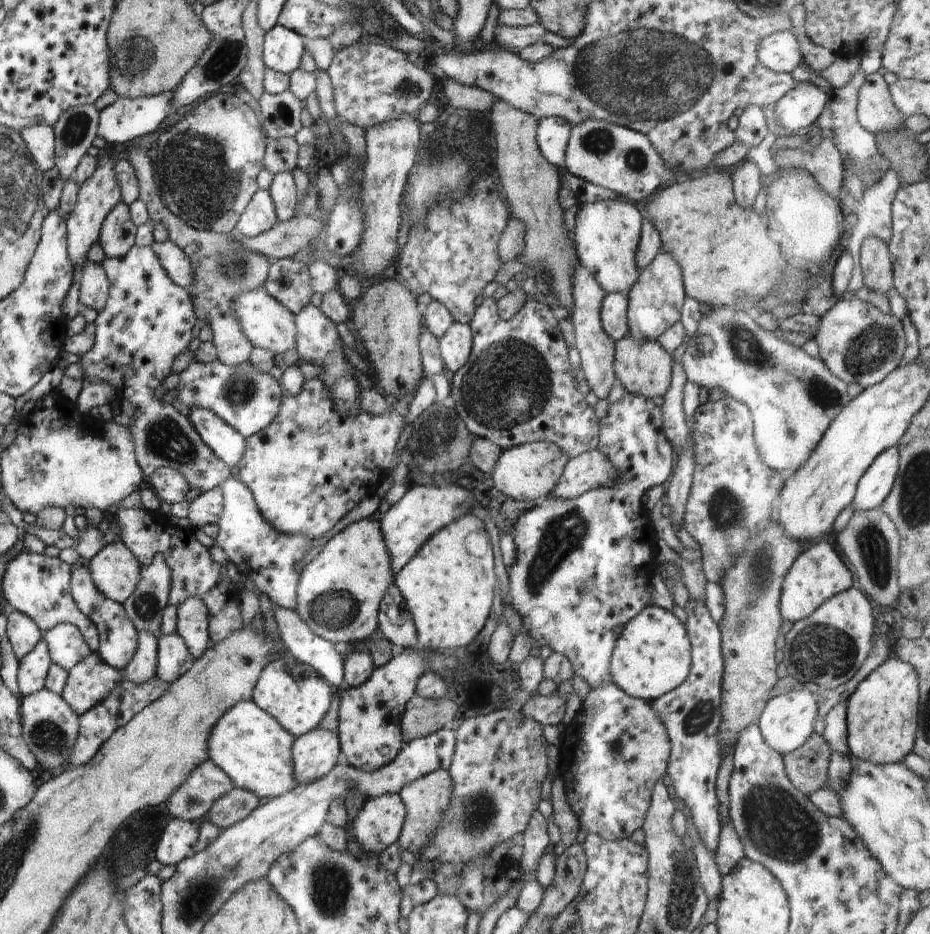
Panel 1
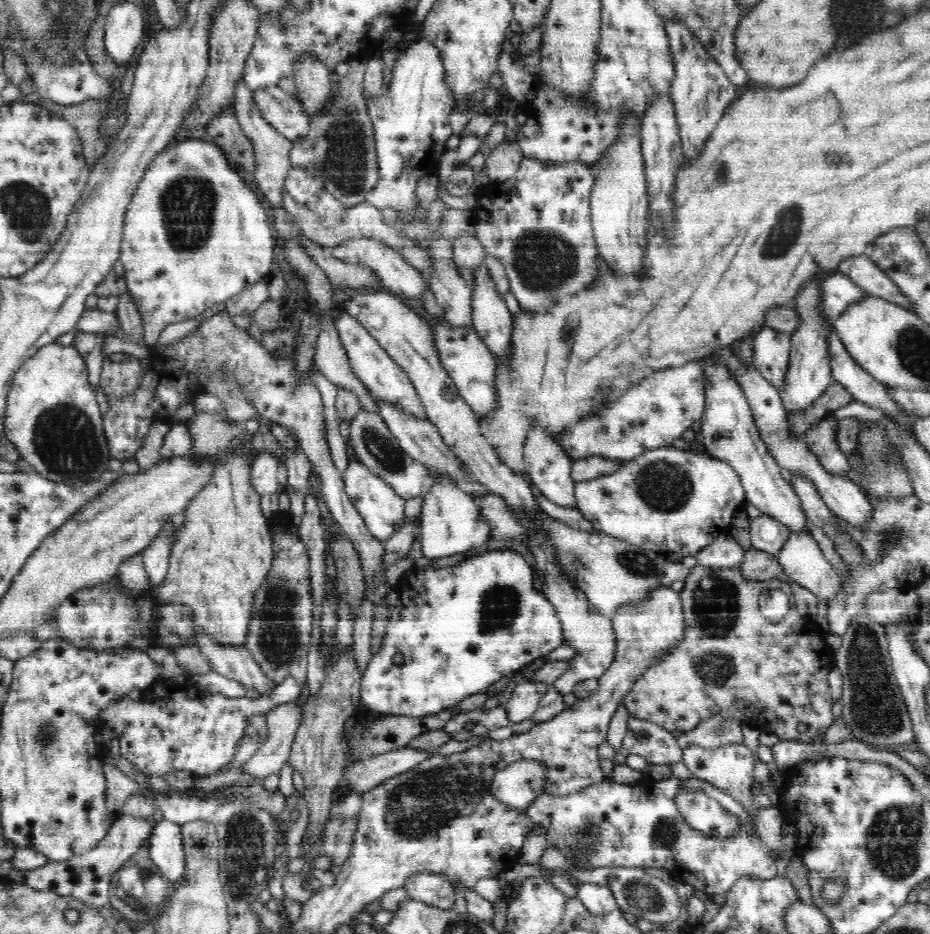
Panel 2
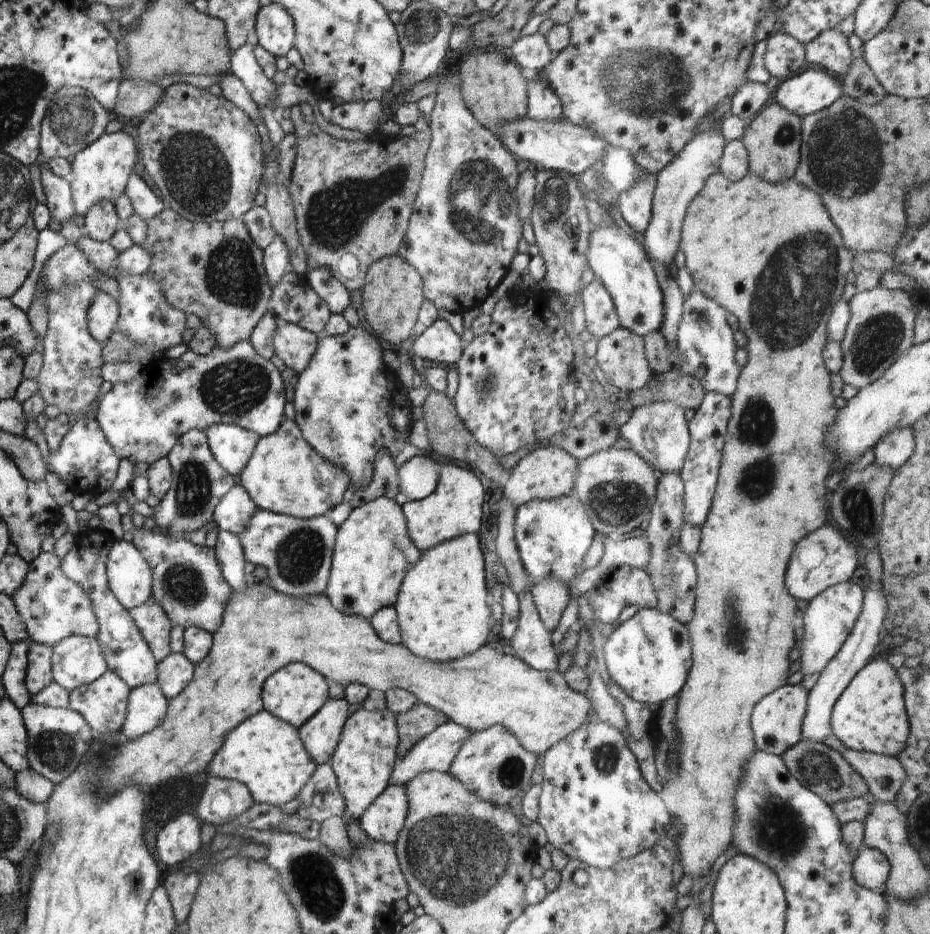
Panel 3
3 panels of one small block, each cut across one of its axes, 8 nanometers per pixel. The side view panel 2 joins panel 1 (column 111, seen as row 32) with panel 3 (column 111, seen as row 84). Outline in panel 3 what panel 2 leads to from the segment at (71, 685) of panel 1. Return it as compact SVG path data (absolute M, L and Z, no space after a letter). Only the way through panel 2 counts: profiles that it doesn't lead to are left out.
M106 671L100 679L93 683L84 683L81 687L69 691L68 708L81 713L93 729L94 737L120 734L122 723L127 717L128 695L131 689L129 685L119 677L117 673Z

